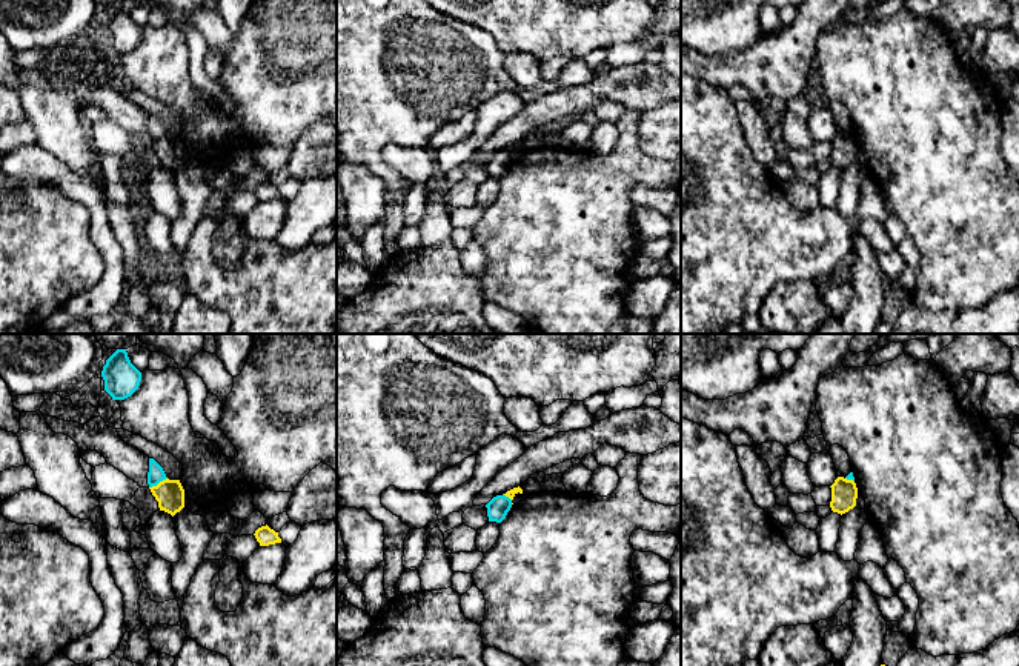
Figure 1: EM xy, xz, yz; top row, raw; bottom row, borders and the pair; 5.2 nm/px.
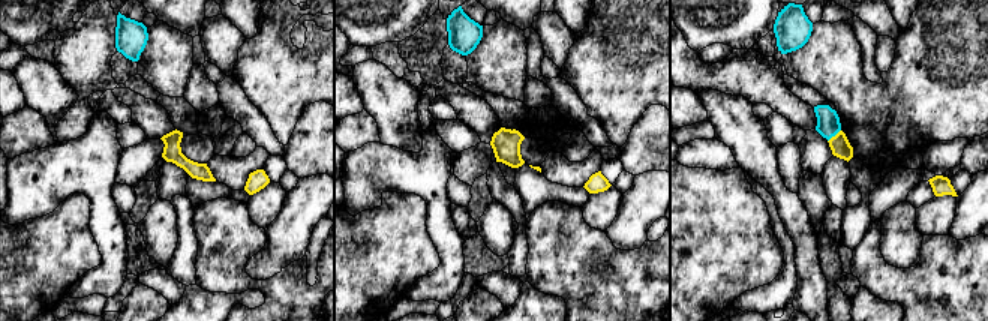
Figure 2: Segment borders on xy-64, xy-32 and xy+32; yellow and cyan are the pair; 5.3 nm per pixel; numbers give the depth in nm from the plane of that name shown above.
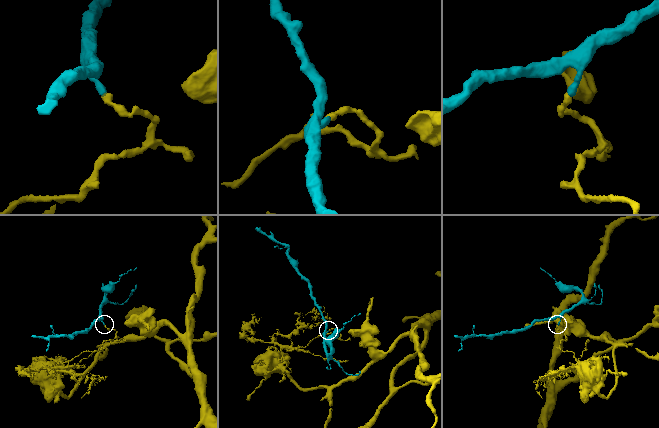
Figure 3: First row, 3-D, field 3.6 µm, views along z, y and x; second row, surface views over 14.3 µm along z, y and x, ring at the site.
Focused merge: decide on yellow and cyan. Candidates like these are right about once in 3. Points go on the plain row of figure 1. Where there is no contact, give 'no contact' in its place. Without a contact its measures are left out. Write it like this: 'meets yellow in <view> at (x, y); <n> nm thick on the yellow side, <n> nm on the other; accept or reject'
meets yellow in xy at (159, 139); 150 nm thick on the yellow side, 90 nm on the other; reject

